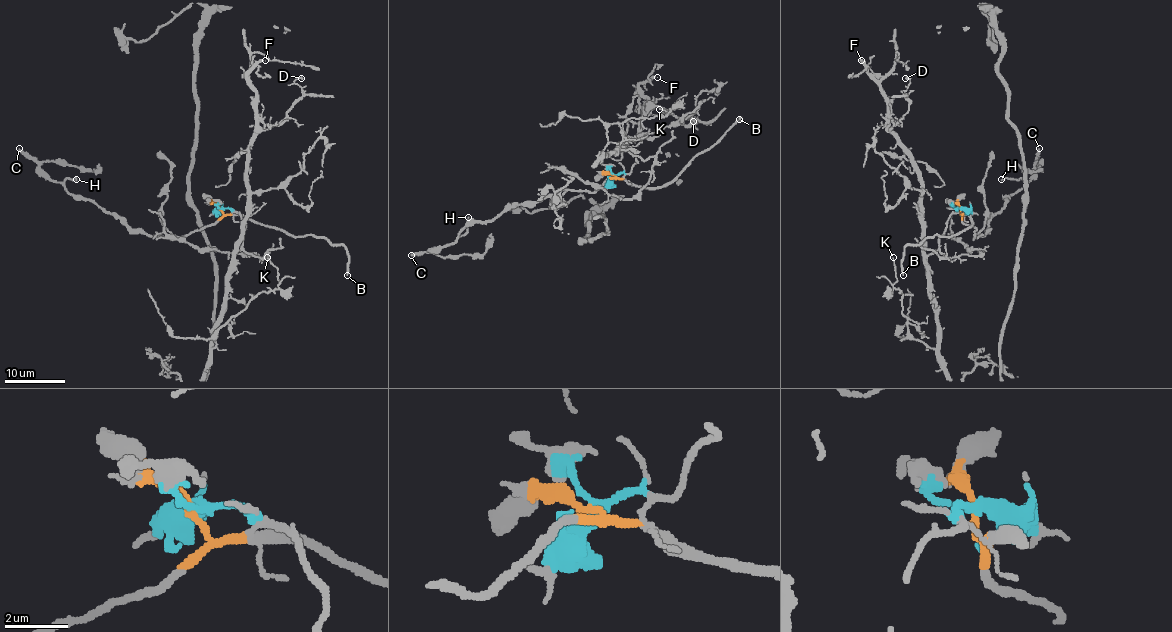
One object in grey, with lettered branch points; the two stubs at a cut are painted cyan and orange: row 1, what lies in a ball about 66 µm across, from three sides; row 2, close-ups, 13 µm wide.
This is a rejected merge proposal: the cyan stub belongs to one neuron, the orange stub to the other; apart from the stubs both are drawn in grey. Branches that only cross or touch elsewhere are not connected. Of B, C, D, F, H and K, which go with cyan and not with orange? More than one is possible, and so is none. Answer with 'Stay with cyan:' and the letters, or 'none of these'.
Stay with cyan: D, F, K

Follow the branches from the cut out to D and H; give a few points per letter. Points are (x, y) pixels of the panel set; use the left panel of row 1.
D: (221, 209), (236, 210), (245, 225), (234, 254), (246, 213), (248, 145), (303, 95), (295, 81), (301, 78)
H: (221, 209), (222, 215), (201, 230), (166, 237), (133, 233), (92, 201), (68, 190), (68, 178), (77, 180)

